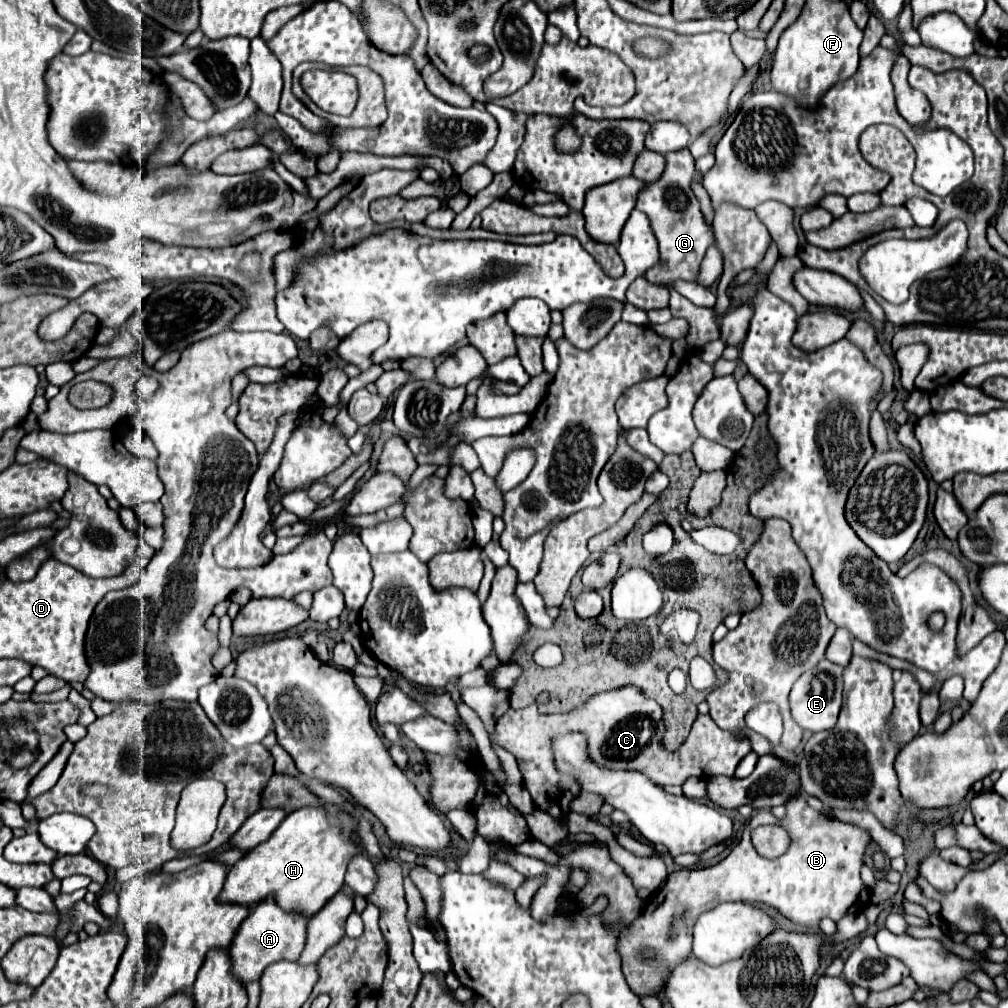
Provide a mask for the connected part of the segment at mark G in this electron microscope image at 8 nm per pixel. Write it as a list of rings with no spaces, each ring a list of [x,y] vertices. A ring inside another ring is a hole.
[[[684,148],[684,150],[676,150],[676,152],[666,152],[664,156],[666,156],[666,168],[664,168],[662,176],[656,182],[652,182],[640,190],[636,208],[648,216],[652,232],[658,240],[658,250],[660,250],[660,264],[652,266],[644,276],[652,284],[670,286],[670,282],[676,278],[682,278],[688,282],[696,280],[700,262],[702,262],[708,246],[714,244],[714,234],[712,234],[710,226],[706,224],[706,220],[700,212],[700,204],[690,186],[692,178],[694,178],[692,154]]]

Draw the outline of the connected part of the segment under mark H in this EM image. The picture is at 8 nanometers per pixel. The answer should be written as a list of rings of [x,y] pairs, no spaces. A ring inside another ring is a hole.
[[[300,808],[284,818],[272,836],[258,844],[252,852],[244,854],[228,872],[228,880],[218,896],[222,904],[256,906],[260,900],[274,898],[286,912],[300,912],[314,916],[344,884],[346,866],[352,856],[360,854],[358,846],[350,840],[356,832],[356,822],[348,814],[338,814],[340,824],[328,822],[330,812],[324,808]]]

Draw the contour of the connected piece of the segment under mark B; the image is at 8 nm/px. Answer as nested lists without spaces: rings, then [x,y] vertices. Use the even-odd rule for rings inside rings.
[[[802,790],[788,798],[784,806],[786,816],[782,820],[774,818],[770,812],[758,812],[752,816],[742,832],[742,840],[722,862],[708,868],[672,872],[666,884],[650,894],[644,912],[632,922],[620,940],[622,972],[636,996],[658,996],[662,992],[668,974],[692,954],[692,928],[698,916],[722,902],[762,902],[774,906],[798,926],[812,930],[818,930],[820,918],[828,916],[838,922],[848,910],[866,906],[868,890],[860,878],[860,868],[864,852],[872,842],[868,830],[812,810]],[[762,824],[778,824],[788,832],[790,846],[780,858],[768,860],[754,850],[750,832]],[[646,948],[656,954],[656,964],[638,964],[640,952]]]

